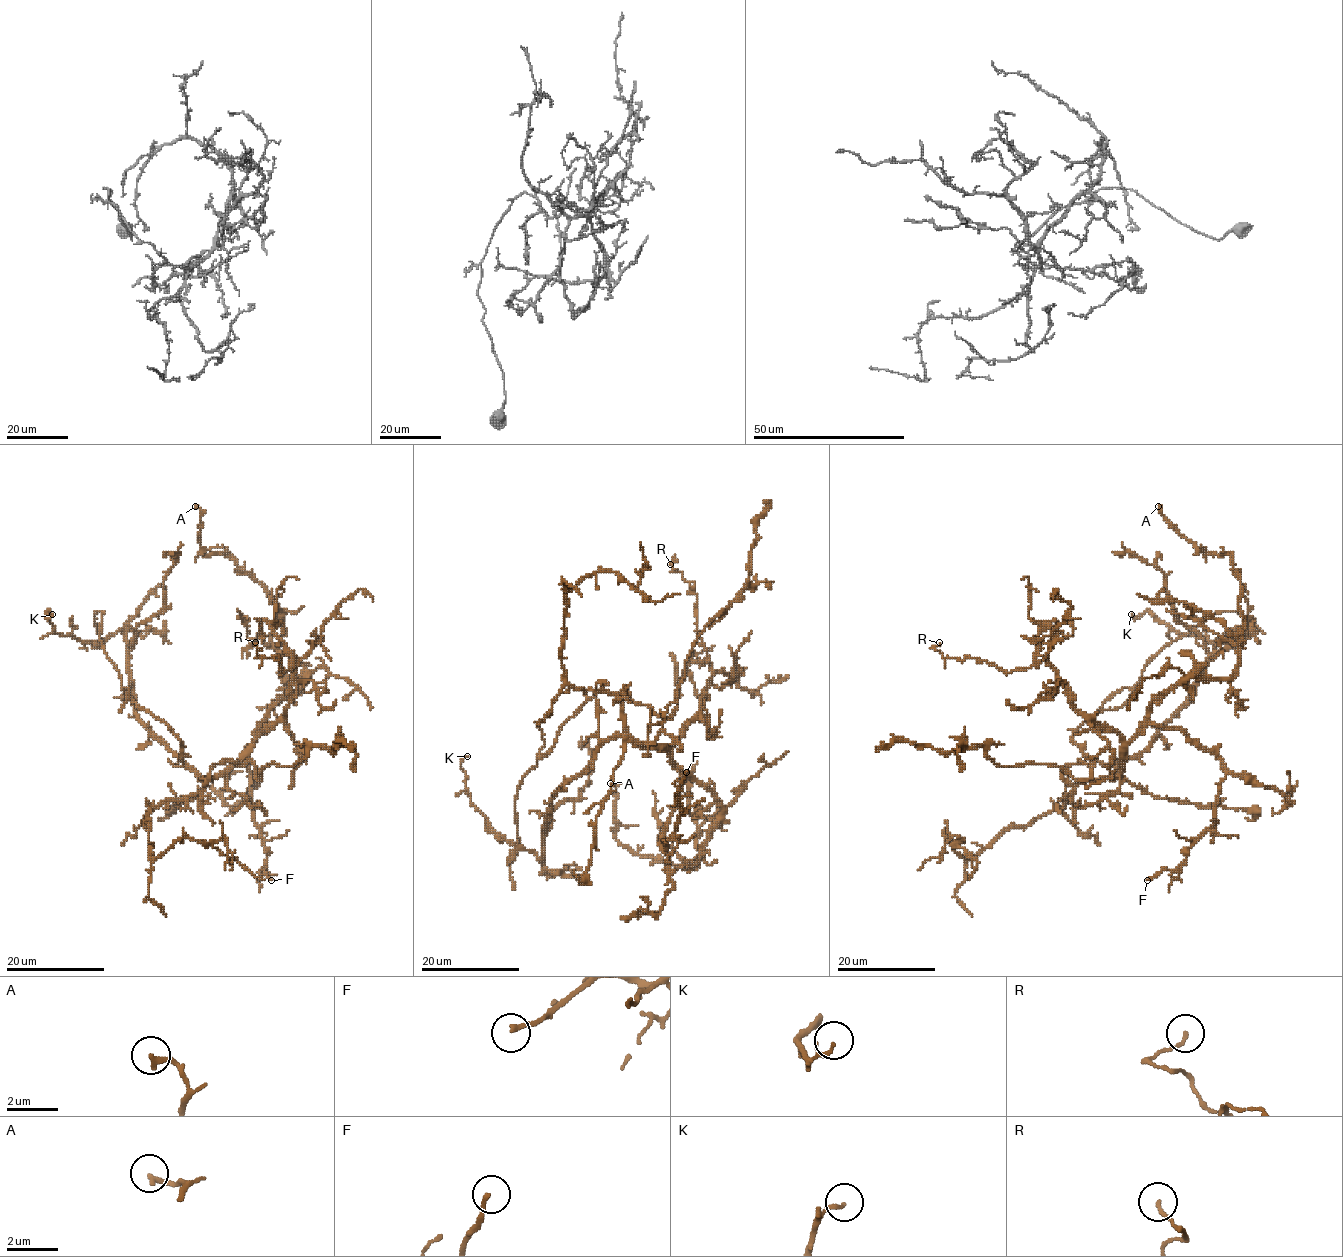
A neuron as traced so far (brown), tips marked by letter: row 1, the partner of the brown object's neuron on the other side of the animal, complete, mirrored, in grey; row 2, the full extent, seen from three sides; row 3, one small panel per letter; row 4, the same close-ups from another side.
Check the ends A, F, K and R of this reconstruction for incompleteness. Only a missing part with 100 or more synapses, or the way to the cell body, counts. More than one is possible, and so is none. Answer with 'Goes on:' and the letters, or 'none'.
Goes on: none

